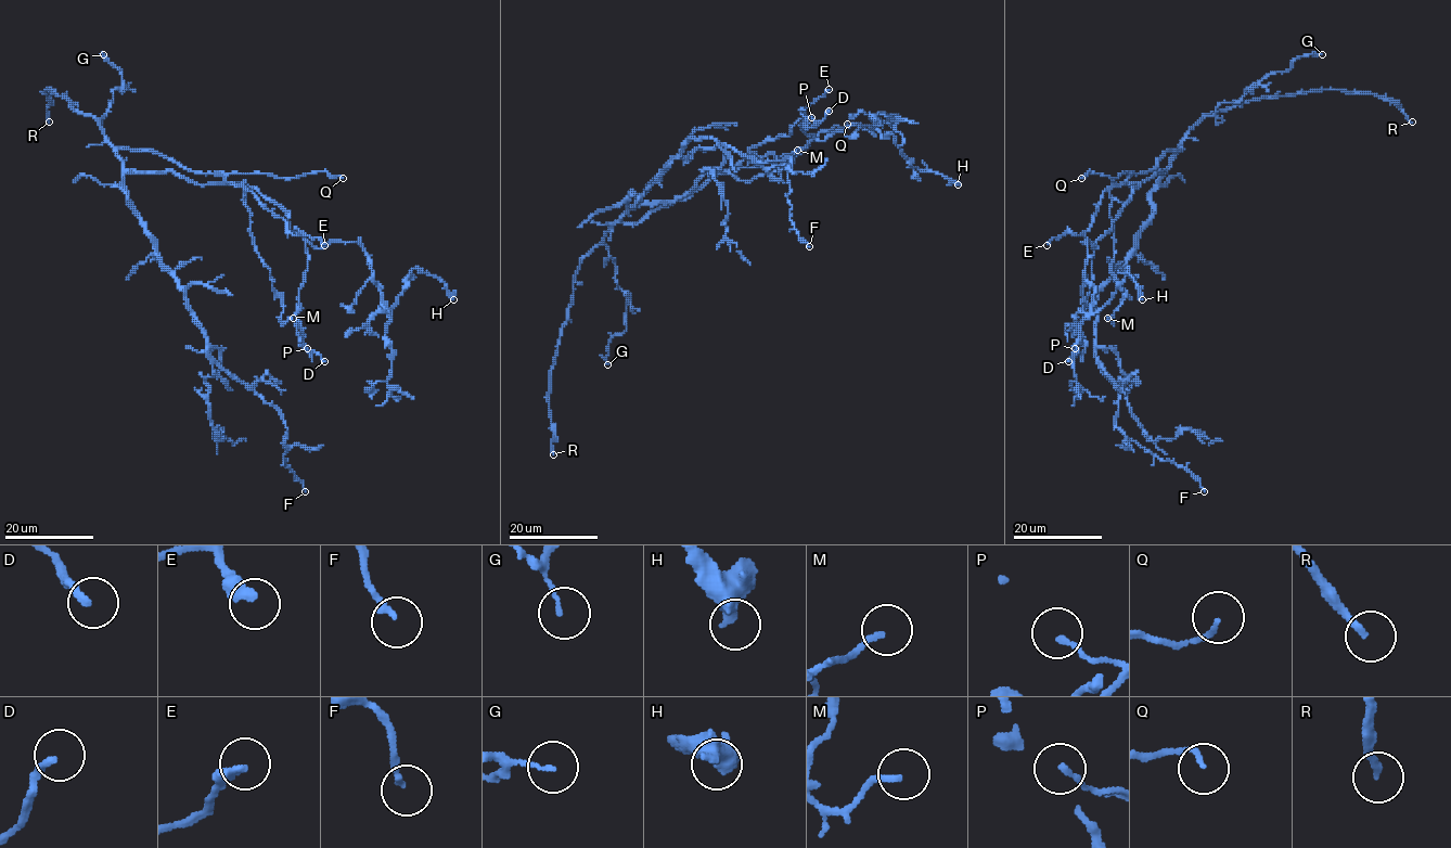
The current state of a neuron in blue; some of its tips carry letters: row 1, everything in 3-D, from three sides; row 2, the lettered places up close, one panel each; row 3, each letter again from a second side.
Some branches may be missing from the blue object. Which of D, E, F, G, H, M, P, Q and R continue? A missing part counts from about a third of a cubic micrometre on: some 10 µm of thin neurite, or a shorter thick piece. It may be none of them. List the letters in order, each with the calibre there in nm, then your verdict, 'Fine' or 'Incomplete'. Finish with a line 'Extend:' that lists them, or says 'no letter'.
D: Thickness 200 nm. Incomplete
E: Thickness 340 nm. Fine
F: Thickness 170 nm. Fine
G: Thickness 120 nm. Fine
H: Thickness 420 nm. Fine
M: Thickness 170 nm. Fine
P: Thickness 160 nm. Incomplete
Q: Thickness 140 nm. Fine
R: Thickness 200 nm. Incomplete
Extend: D, P, R

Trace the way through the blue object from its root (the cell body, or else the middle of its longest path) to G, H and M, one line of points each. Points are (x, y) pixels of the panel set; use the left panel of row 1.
G: (150, 171), (128, 171), (99, 125), (113, 102), (114, 91), (124, 87), (122, 72), (103, 54)
H: (150, 171), (257, 190), (317, 248), (357, 241), (388, 312), (415, 268), (436, 275), (453, 299)
M: (150, 171), (128, 171), (116, 150), (152, 151), (244, 190), (249, 234), (281, 297), (281, 320), (293, 318)

